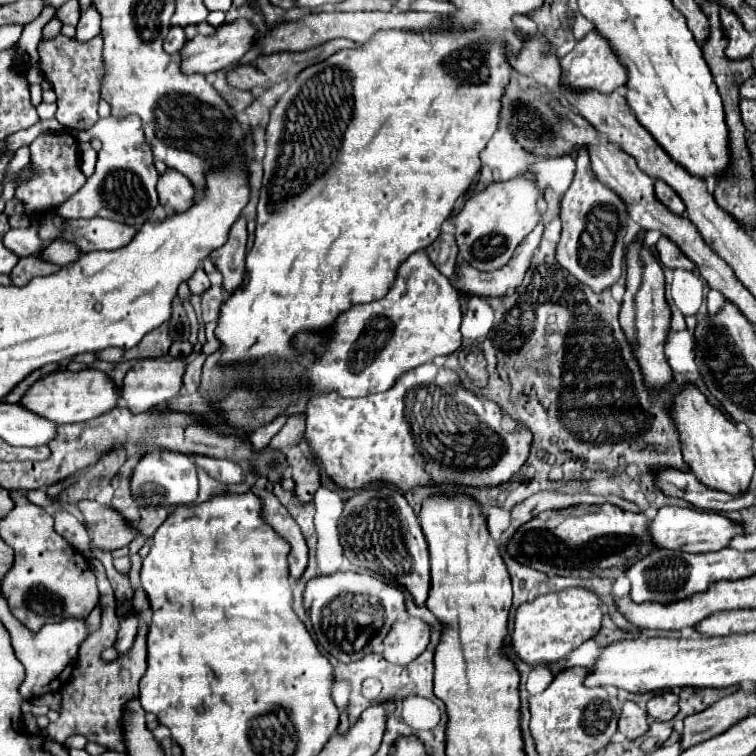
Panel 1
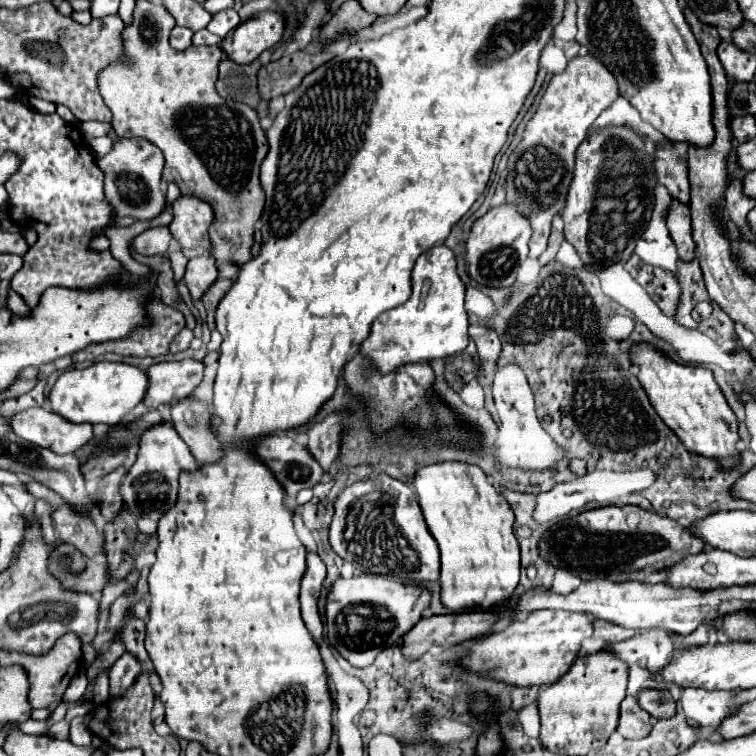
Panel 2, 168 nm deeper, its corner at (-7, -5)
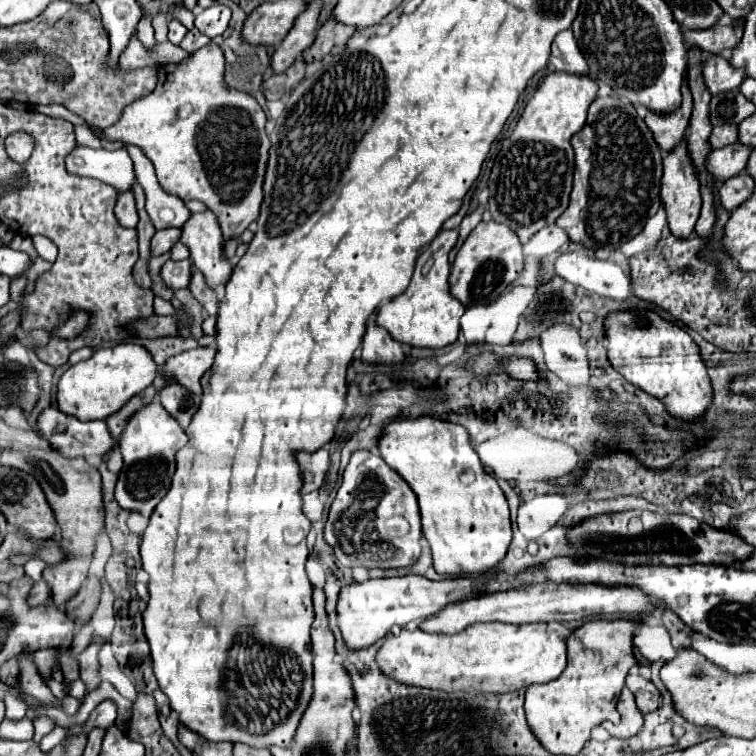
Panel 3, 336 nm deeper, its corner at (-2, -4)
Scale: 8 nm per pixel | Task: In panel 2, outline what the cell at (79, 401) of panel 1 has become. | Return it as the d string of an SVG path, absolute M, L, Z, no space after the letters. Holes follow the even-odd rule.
M95 362L83 370L71 368L63 372L51 390L49 400L53 412L61 414L71 422L89 422L89 424L101 422L107 426L115 426L127 420L133 408L143 400L147 384L149 380L143 368L125 362Z

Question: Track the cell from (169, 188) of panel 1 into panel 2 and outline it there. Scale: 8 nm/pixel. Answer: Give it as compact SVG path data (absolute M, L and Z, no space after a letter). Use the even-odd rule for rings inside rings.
M181 196L171 204L171 212L173 222L169 228L181 248L205 248L207 252L211 252L211 242L207 236L211 220L215 220L211 206L195 196Z

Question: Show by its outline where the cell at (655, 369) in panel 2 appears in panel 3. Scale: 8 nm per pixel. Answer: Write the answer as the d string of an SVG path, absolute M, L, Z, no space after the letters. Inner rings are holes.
M644 309L610 313L606 319L606 347L612 367L634 387L662 401L672 417L696 421L710 409L714 393L700 349L678 325Z

